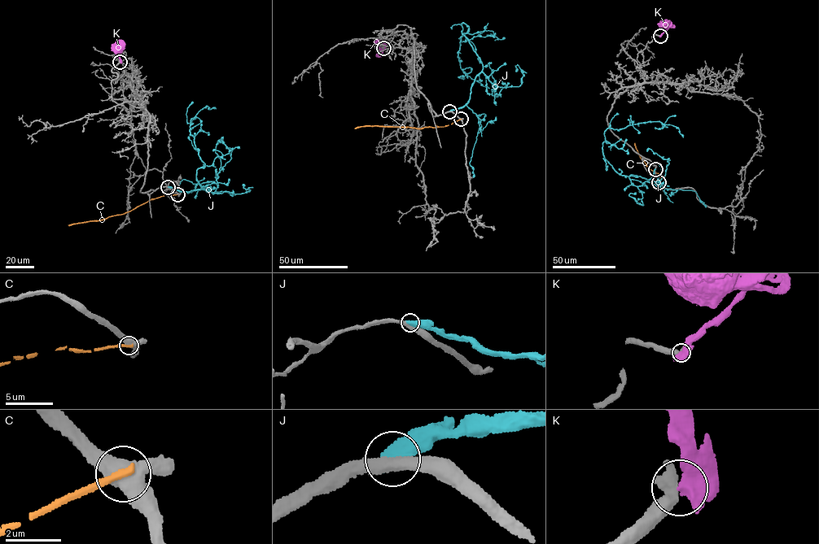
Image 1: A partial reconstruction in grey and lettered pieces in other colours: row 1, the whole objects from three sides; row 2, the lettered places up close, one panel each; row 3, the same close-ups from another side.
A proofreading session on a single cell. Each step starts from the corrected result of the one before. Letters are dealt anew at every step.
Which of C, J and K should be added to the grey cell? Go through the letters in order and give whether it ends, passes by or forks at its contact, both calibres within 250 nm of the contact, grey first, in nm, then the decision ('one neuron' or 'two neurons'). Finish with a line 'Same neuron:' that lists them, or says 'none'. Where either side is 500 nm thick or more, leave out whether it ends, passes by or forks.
C: 500 nm thick on the grey side, 240 nm on the other; two neurons
J: 380 nm thick on the grey side, 550 nm on the other; two neurons
K: 550 nm thick on the grey side, 650 nm on the other; two neurons
Same neuron: none

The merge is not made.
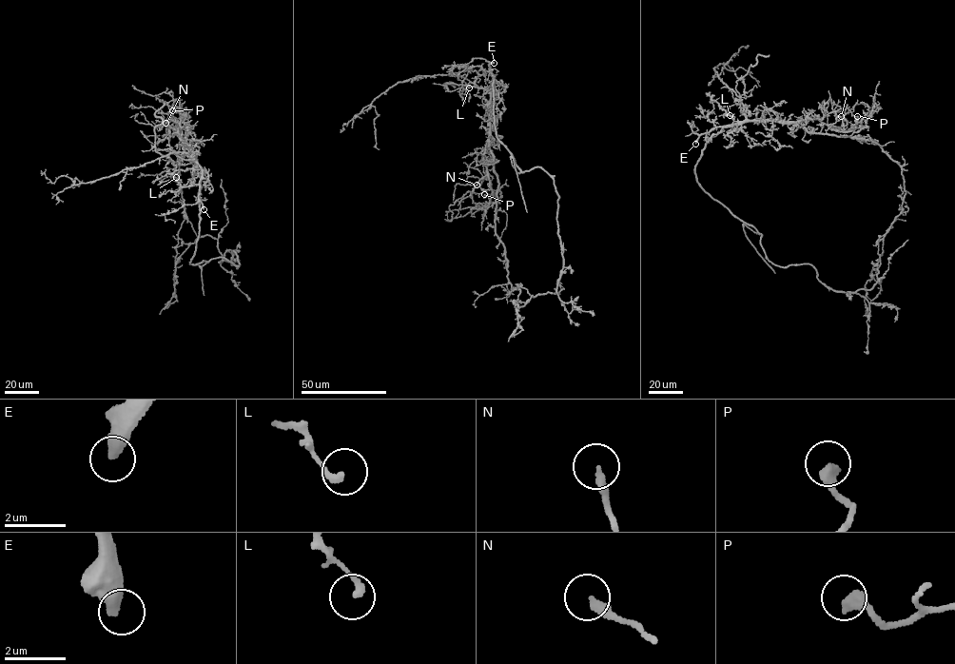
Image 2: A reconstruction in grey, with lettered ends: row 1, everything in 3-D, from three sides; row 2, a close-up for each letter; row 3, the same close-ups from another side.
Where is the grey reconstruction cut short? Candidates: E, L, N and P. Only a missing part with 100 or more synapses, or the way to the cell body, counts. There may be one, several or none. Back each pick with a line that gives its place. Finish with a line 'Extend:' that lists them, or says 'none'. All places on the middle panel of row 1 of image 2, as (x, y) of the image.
E: Place: (494, 63)
Extend: E

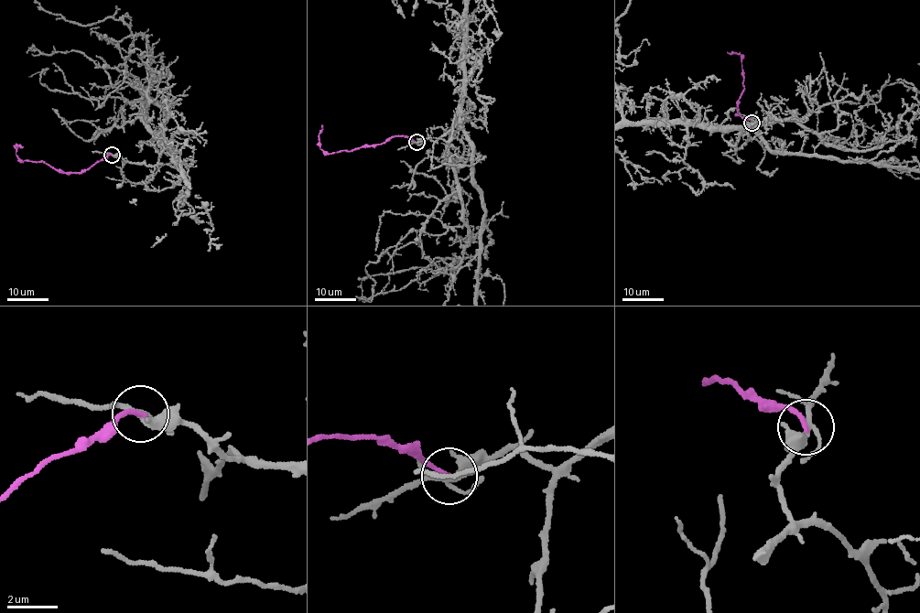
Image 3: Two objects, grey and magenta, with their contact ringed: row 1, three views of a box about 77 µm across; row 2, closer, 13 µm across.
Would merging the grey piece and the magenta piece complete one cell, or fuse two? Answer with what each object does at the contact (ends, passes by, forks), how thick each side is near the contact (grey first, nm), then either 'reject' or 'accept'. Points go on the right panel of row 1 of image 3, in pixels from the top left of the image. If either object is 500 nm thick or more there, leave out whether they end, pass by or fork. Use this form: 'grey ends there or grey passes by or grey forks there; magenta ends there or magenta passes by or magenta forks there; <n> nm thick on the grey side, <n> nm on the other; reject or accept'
grey forks there; magenta ends there; 240 nm thick on the grey side, 180 nm on the other; reject

